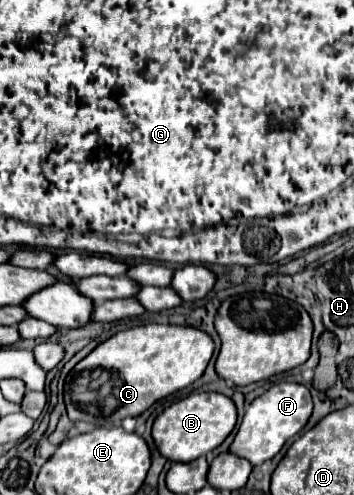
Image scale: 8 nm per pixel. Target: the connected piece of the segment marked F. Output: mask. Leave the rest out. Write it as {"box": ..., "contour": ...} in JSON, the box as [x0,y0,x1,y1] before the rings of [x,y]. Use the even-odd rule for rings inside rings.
{"box":[230,382,314,466],"contour":[[[294,382],[274,384],[268,392],[258,396],[246,410],[244,420],[230,446],[230,452],[234,452],[240,458],[246,458],[252,466],[272,460],[282,450],[282,446],[306,426],[306,422],[312,416],[312,410],[314,410],[314,404],[306,386],[294,384]]]}

